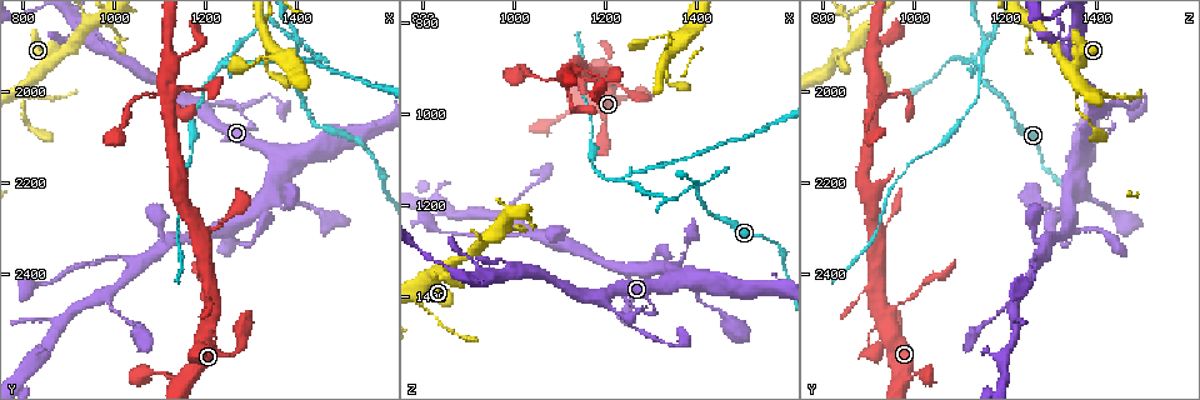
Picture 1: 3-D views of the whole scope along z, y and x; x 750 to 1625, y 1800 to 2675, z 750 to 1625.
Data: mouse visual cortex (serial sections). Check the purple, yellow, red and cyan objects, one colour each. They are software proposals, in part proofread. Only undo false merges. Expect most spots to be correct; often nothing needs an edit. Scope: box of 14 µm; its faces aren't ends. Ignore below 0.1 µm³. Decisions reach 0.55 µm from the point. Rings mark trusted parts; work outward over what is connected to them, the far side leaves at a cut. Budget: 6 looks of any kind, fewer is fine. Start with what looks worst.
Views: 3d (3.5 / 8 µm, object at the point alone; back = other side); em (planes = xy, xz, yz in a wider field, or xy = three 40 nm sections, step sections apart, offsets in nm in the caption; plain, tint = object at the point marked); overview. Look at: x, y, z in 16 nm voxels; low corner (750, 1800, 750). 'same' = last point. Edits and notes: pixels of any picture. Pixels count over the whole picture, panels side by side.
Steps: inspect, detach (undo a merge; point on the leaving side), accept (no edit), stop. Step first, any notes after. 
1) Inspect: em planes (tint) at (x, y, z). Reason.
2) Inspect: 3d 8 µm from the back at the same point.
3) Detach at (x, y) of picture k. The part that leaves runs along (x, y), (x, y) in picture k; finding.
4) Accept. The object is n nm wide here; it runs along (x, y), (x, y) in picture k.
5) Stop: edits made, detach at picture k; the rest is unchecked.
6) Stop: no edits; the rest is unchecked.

Inspect: em xy step 3 (tint) at (1405, 1885, 1155). Thin neck.

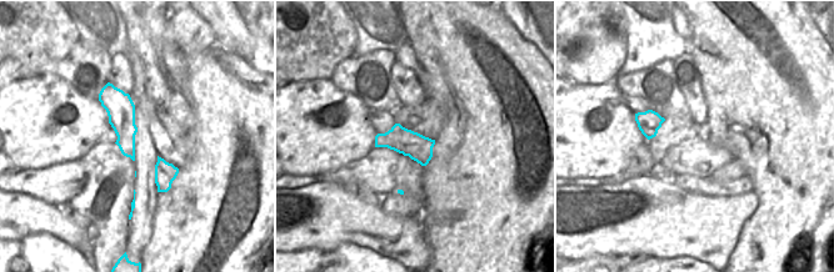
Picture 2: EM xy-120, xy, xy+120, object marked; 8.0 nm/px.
Inspect: 3d 3.5 µm at the same point. See where the arms go.

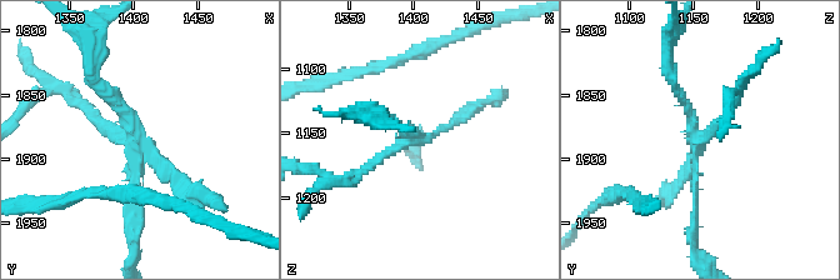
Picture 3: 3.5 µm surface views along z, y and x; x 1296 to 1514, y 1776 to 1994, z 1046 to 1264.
Detach at (181, 176) of picture 3. The object is 220 nm wide here; the part that leaves runs along (698, 151), (740, 90) in picture 3; a second cell is stuck on.

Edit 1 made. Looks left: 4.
Inspect: overview. See it whole again.

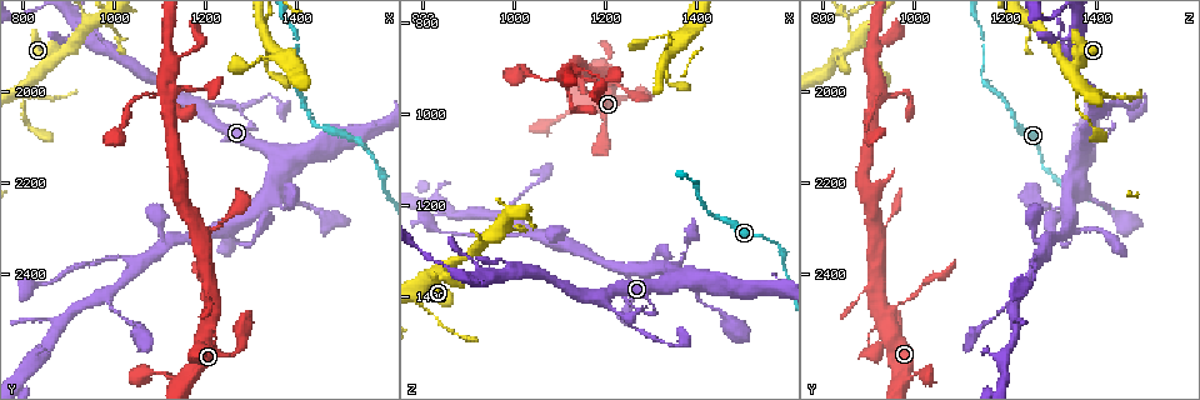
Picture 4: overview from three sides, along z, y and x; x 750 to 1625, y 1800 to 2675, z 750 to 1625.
Inspect: 3d 3.5 µm at (1200, 2030, 1410). A fork.

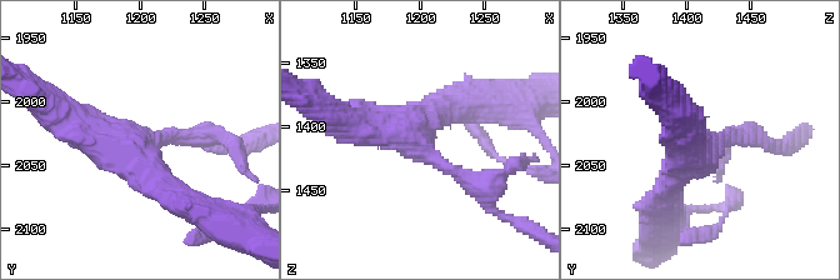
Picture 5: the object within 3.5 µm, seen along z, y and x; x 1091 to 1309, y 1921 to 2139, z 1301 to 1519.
Inspect: em xy step 1 (tint) at (1202, 2036, 1414). 3 arms meet here; the arms are 150, 350, 450 nm wide; now the EM.

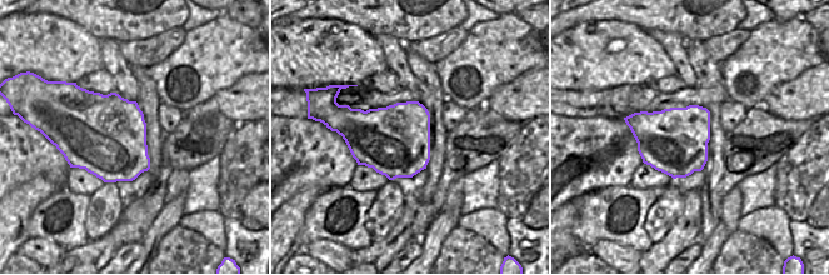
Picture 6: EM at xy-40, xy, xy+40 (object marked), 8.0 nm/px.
Accept. It runs along (195, 208), (126, 150), (65, 116) in picture 5; continuous, no second cell.

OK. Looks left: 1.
Stop: edits made, detach at picture 3; the rest is unchecked.

